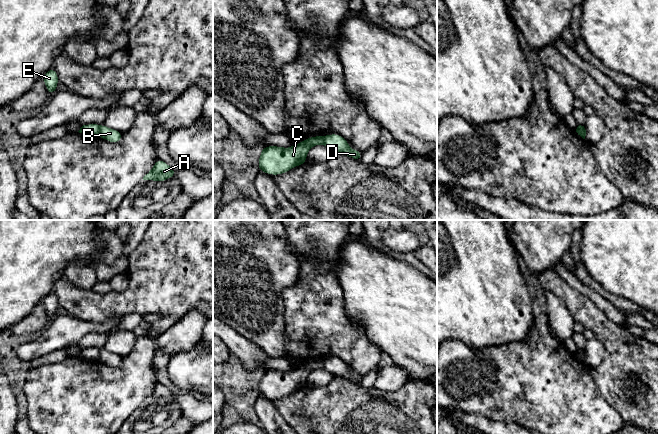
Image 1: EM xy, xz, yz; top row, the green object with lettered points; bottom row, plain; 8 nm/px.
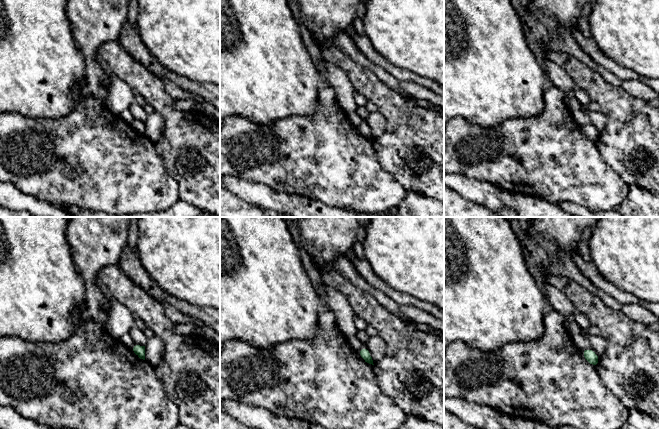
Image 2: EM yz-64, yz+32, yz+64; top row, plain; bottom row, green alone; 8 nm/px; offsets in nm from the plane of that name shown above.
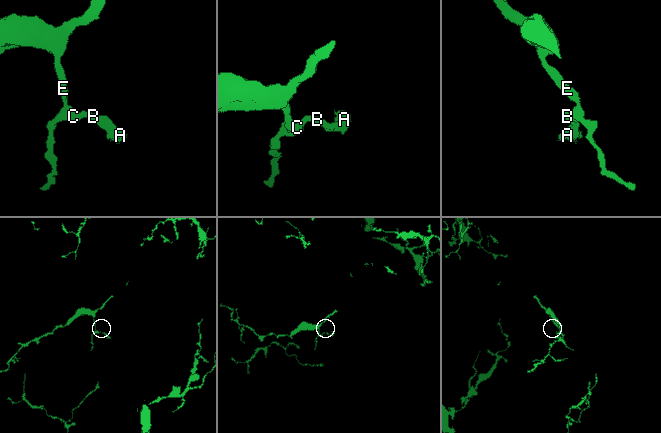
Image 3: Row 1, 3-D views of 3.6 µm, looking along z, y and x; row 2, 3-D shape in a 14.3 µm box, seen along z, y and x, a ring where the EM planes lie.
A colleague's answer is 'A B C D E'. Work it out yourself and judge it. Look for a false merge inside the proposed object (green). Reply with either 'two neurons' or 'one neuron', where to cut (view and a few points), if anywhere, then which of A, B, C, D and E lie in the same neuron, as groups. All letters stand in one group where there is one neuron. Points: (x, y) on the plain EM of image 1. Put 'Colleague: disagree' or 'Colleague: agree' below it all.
two neurons; cut in xy along (100, 350), (98, 359); A B D / C E
Colleague: disagree

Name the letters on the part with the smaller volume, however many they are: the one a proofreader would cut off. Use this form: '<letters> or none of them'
C, E

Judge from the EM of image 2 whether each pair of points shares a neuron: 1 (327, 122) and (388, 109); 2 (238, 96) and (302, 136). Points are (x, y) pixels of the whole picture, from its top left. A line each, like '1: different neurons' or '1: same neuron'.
1: different neurons
2: different neurons

